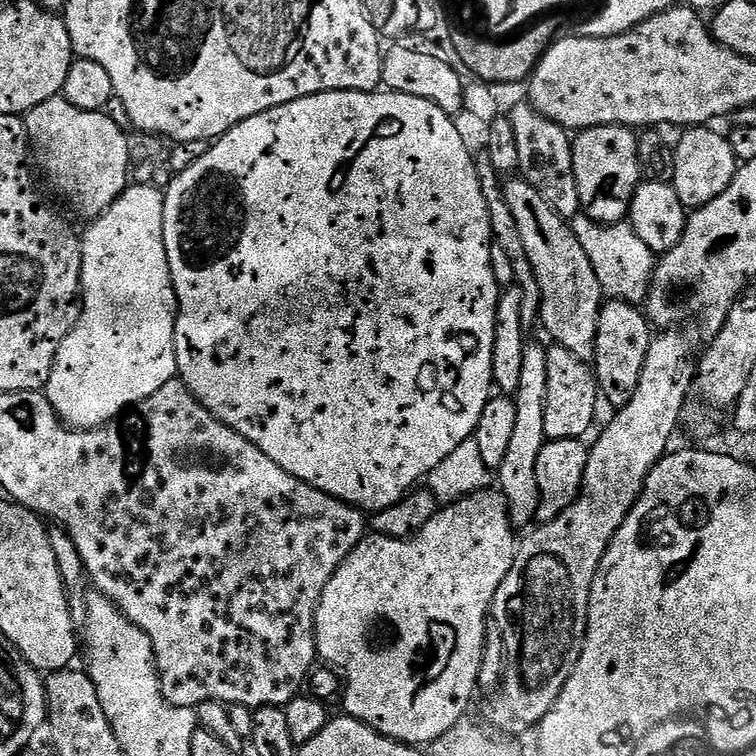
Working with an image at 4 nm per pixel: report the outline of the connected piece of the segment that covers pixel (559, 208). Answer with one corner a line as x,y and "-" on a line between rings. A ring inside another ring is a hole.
531,103
516,105
508,114
518,145
519,171
532,188
550,203
556,213
567,220
579,215
577,179
574,178
571,137
567,129
542,115

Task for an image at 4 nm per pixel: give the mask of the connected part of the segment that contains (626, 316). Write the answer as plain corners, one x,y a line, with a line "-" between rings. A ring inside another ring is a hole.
609,299
601,307
594,371
599,395
603,399
605,396
612,403
613,409
626,406
626,402
634,398
634,390
638,390
638,382
642,378
642,366
646,362
648,347
652,345
653,339
654,332
650,327
650,321
637,305
625,300

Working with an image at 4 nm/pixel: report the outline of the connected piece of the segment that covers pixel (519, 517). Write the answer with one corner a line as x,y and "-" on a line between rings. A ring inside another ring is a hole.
525,343
522,354
522,378
518,381
518,390
514,394
518,419
514,426
510,447
506,450
506,462
502,462
502,466
498,470
498,488
506,498
508,517
512,520
513,528
517,530
527,529
529,527
527,524
536,520
540,505
538,454
542,454
546,443
547,357
548,348
545,345

